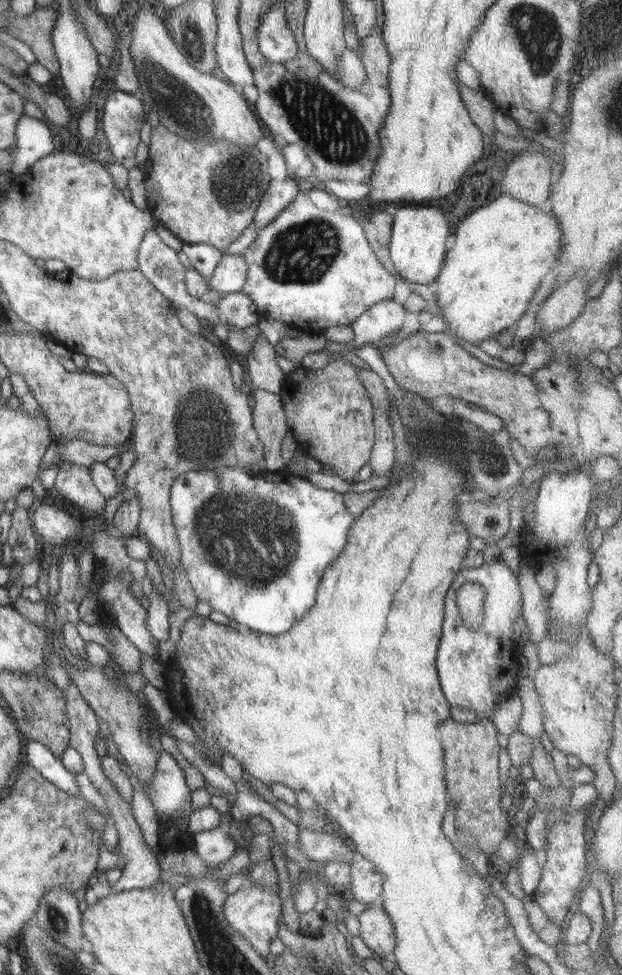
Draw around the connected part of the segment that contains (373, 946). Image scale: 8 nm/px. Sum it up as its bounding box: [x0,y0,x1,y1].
[359,904,396,959]

